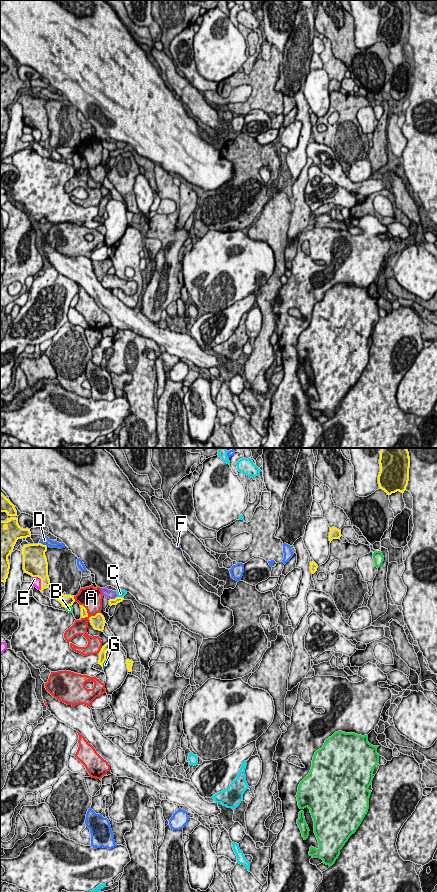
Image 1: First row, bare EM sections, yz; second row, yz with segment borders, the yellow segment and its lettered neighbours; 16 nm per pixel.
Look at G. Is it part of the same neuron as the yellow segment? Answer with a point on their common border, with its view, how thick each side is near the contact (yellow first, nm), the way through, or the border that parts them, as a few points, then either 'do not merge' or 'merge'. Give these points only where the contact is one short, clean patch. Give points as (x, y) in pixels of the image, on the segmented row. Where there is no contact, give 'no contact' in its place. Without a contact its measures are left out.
meets yellow in yz at (103, 662); 130 nm thick on the yellow side, 90 nm on the other; border along yz (105, 659), (102, 666); do not merge

